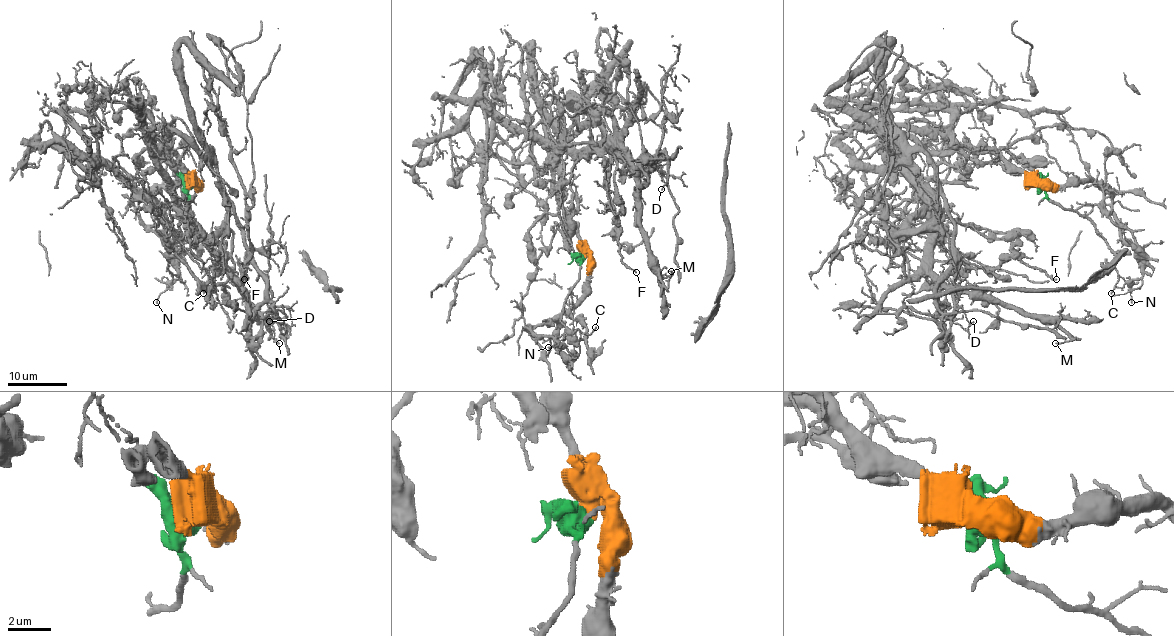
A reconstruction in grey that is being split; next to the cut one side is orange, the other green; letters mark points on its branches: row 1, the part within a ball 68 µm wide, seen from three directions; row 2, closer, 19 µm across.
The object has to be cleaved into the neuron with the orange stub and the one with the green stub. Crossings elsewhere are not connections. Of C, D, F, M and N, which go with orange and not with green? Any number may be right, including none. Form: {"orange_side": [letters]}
{"orange_side": ["D", "F", "M", "N"]}

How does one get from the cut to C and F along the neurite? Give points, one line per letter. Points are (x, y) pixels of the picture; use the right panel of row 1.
C: (1041, 183), (1050, 199), (1088, 218), (1115, 255), (1112, 263), (1118, 280), (1110, 294)
F: (1041, 183), (992, 153), (926, 152), (896, 140), (935, 218), (935, 260), (991, 269), (1011, 258), (1056, 279)

